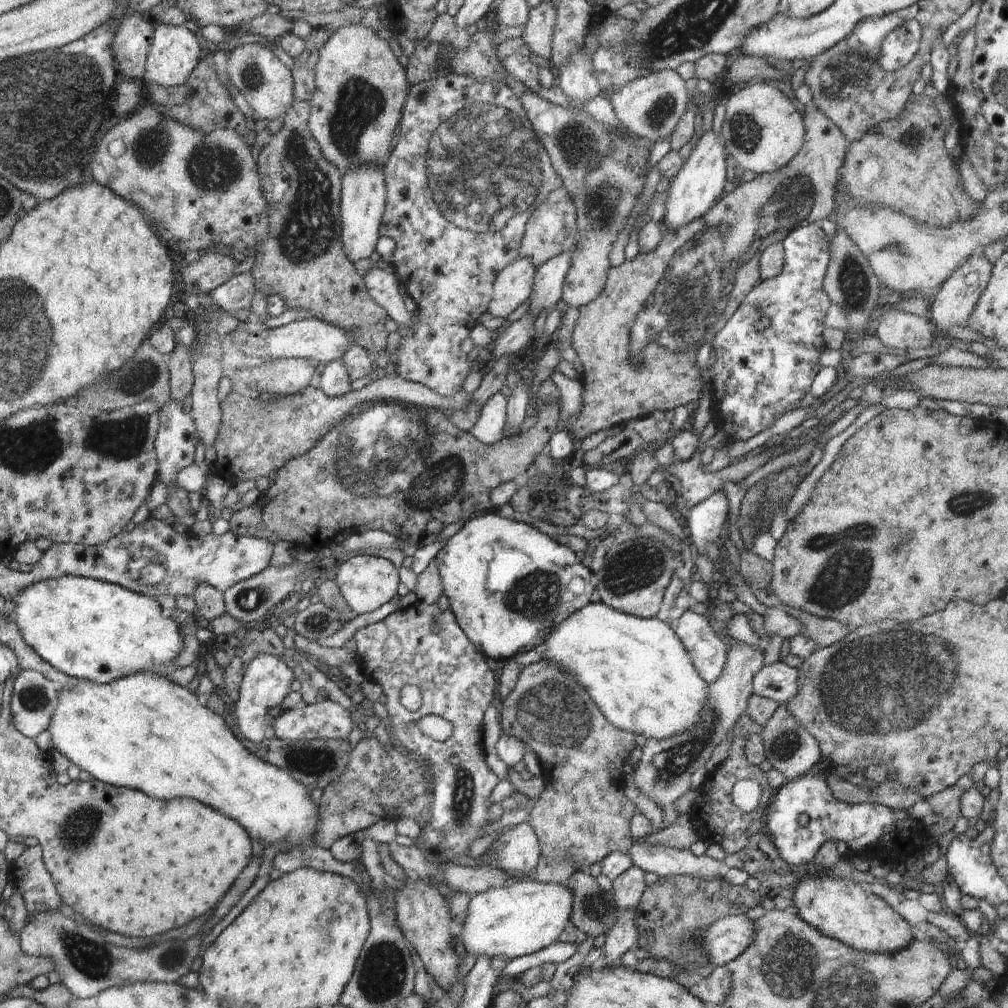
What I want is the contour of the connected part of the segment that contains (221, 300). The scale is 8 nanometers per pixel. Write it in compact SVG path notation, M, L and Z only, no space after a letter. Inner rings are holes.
M251 273L230 276L228 280L209 293L209 299L226 313L239 310L248 310L249 314L252 297L255 293L255 284Z

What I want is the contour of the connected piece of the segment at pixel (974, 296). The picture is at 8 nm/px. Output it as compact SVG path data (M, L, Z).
M979 251L960 265L954 274L951 274L951 277L943 284L942 290L938 292L929 306L930 324L935 330L939 328L947 333L952 326L966 326L976 303L990 280L992 267L993 265L990 264L989 260Z

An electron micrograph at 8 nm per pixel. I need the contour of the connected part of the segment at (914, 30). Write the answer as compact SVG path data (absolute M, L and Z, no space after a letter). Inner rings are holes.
M919 24L898 25L880 43L877 64L886 72L894 72L905 67L918 54L921 38Z

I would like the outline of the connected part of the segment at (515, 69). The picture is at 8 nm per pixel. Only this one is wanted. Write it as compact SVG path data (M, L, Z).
M512 37L503 40L496 50L497 57L507 72L538 95L542 88L538 78L539 67L530 60L531 50L525 45L524 39Z

